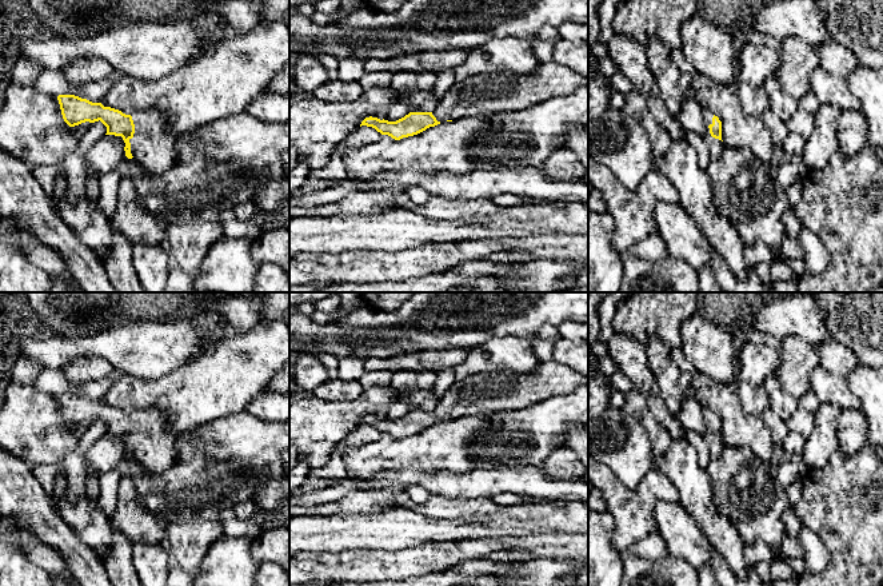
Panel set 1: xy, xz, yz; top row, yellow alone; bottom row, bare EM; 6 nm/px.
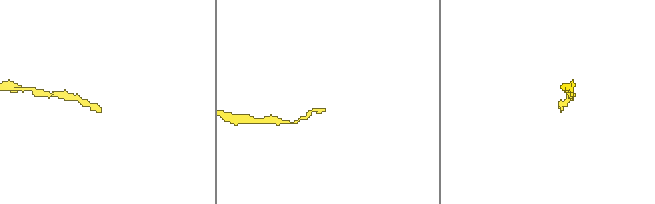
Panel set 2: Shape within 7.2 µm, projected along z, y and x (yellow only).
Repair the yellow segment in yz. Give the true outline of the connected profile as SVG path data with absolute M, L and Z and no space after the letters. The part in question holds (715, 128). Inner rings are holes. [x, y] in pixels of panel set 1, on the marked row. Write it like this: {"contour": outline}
{"contour": "M703 111L703 121L706 127L703 140L708 147L710 160L716 162L726 147L722 141L722 121L708 111Z"}

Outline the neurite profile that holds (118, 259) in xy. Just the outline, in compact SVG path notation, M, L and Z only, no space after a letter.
M111 228L113 244L105 251L101 263L116 292L147 292L132 264L132 244Z

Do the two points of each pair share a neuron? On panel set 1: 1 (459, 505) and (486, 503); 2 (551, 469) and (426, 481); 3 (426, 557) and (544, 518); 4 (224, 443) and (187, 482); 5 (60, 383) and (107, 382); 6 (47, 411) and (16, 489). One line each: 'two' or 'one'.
1: one
2: two
3: two
4: one
5: one
6: two

